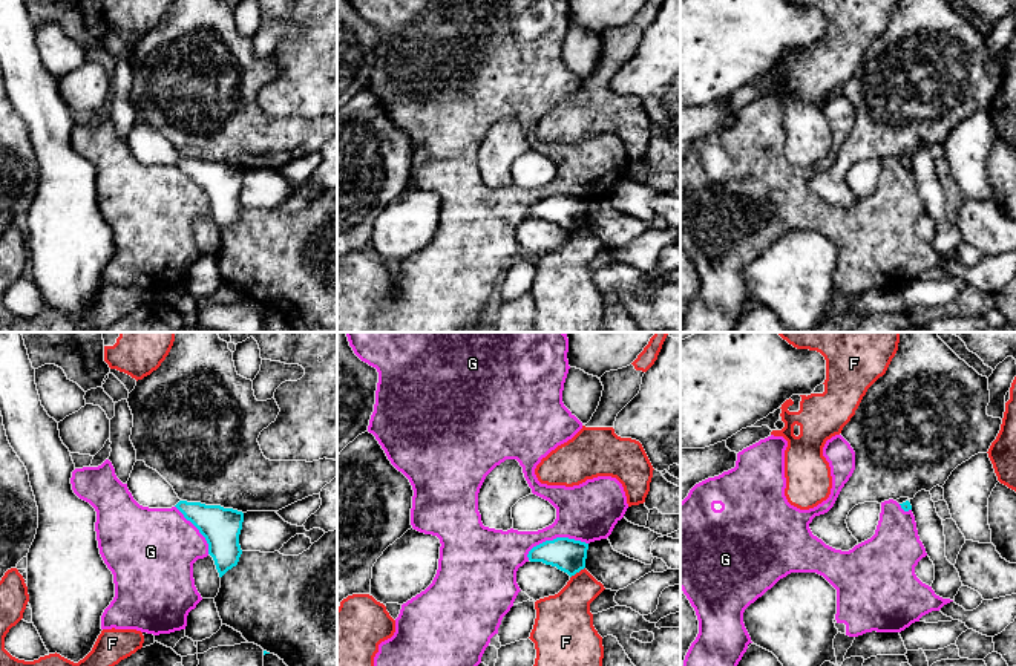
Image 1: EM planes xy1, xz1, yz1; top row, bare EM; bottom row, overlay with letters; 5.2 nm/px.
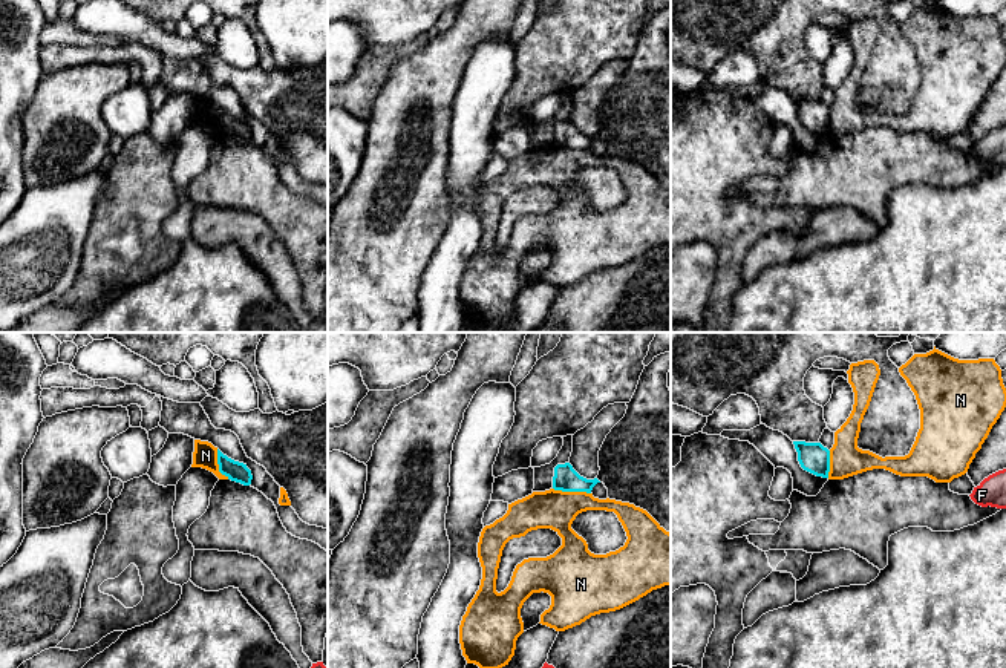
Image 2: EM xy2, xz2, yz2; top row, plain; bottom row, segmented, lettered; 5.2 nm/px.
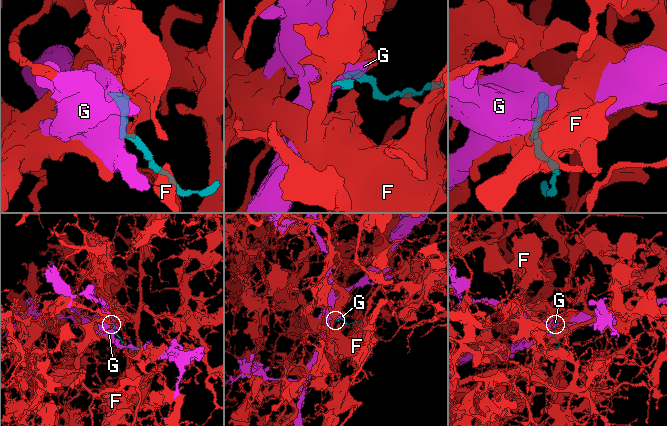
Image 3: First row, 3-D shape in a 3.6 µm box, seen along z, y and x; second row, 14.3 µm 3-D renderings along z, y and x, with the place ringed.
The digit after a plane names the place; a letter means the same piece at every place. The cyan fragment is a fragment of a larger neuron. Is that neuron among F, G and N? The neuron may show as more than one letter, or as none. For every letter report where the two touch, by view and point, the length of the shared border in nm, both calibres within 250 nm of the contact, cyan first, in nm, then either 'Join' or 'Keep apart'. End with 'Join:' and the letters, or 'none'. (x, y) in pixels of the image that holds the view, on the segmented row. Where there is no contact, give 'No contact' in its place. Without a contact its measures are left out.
F: Touches cyan at xz1 (576, 571). Shared border 100 nm. Thickness 180 nm (cyan) against 260 nm. Keep apart
G: Touches cyan at xz1 (557, 538). Shared border 340 nm. Thickness 180 nm (cyan) against 300 nm. Keep apart
N: Touches cyan at xz2 (571, 491). Shared border 200 nm. Thickness 130 nm (cyan) against 200 nm. Keep apart
Join: none

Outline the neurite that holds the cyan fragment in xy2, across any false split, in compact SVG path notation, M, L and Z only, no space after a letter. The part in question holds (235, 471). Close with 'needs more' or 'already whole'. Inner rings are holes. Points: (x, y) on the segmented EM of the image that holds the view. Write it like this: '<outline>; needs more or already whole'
M217 449L217 464L219 472L225 475L228 480L240 483L243 486L251 484L253 475L251 470L247 467L247 464L228 458L219 449Z; already whole

